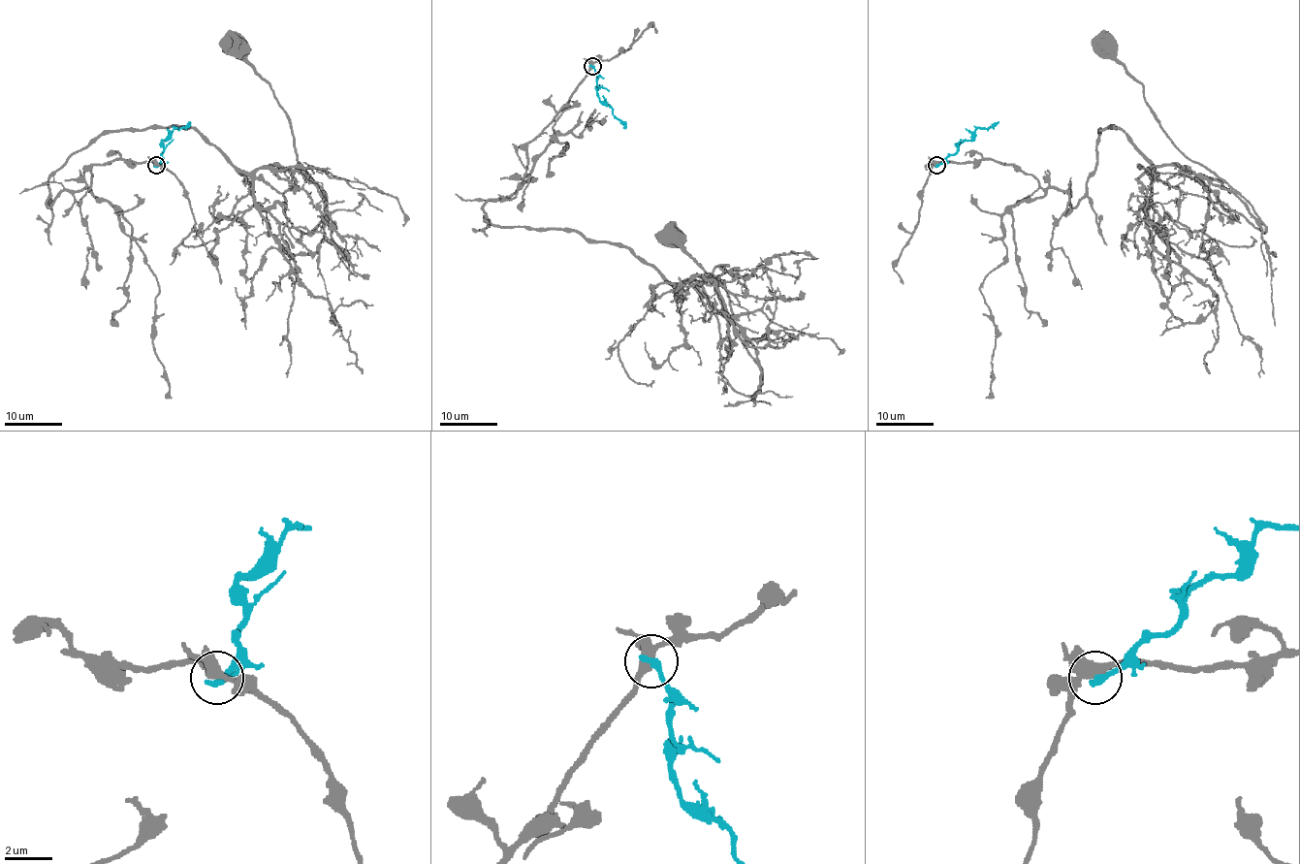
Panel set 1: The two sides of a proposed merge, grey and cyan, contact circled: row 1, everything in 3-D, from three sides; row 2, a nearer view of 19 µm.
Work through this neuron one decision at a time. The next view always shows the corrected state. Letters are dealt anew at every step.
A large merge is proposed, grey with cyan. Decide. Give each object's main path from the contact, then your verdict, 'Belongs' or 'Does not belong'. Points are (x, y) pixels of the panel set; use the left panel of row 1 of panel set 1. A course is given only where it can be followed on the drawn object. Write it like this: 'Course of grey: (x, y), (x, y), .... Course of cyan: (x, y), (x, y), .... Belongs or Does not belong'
Course of grey: (157, 165), (92, 165), (90, 188), (48, 208), (75, 153), (155, 127), (320, 189), (228, 30). Course of cyan: (157, 165), (161, 160), (161, 142), (174, 128), (183, 128), (190, 121). Does not belong

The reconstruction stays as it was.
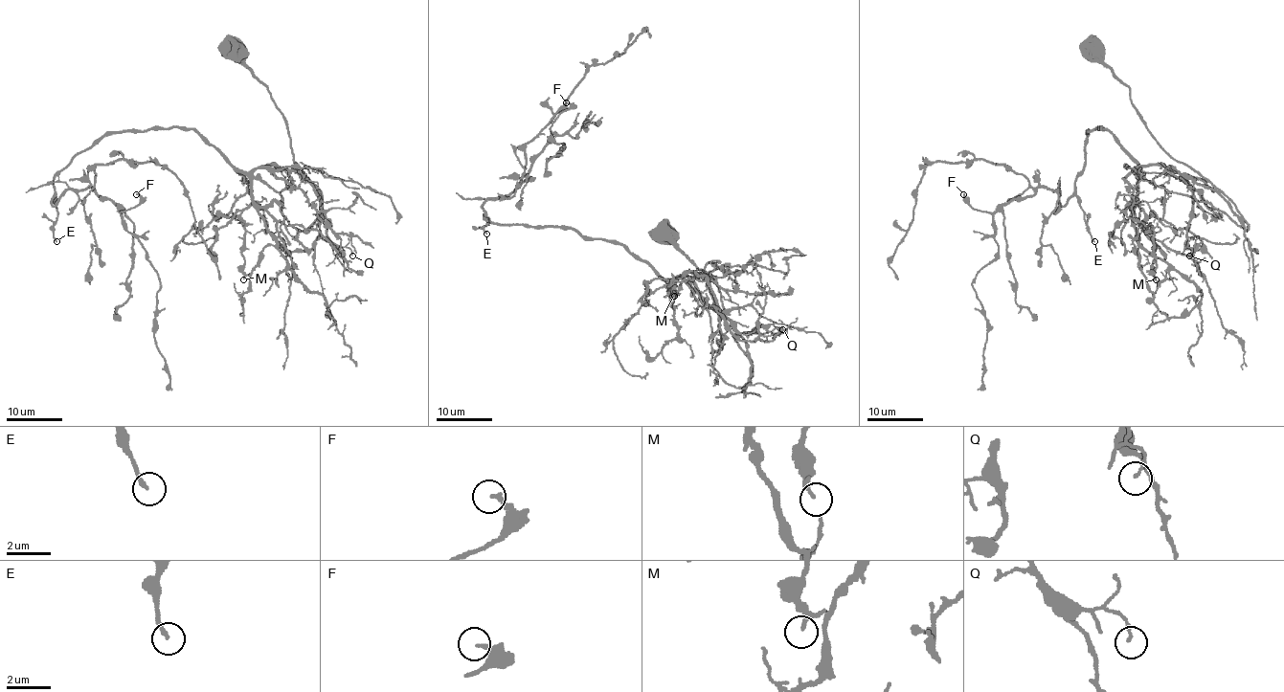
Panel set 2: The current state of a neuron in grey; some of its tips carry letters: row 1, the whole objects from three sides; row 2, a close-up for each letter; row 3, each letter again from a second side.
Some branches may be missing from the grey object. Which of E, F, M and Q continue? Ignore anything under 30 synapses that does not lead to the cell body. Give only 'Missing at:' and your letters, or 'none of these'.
Missing at: E

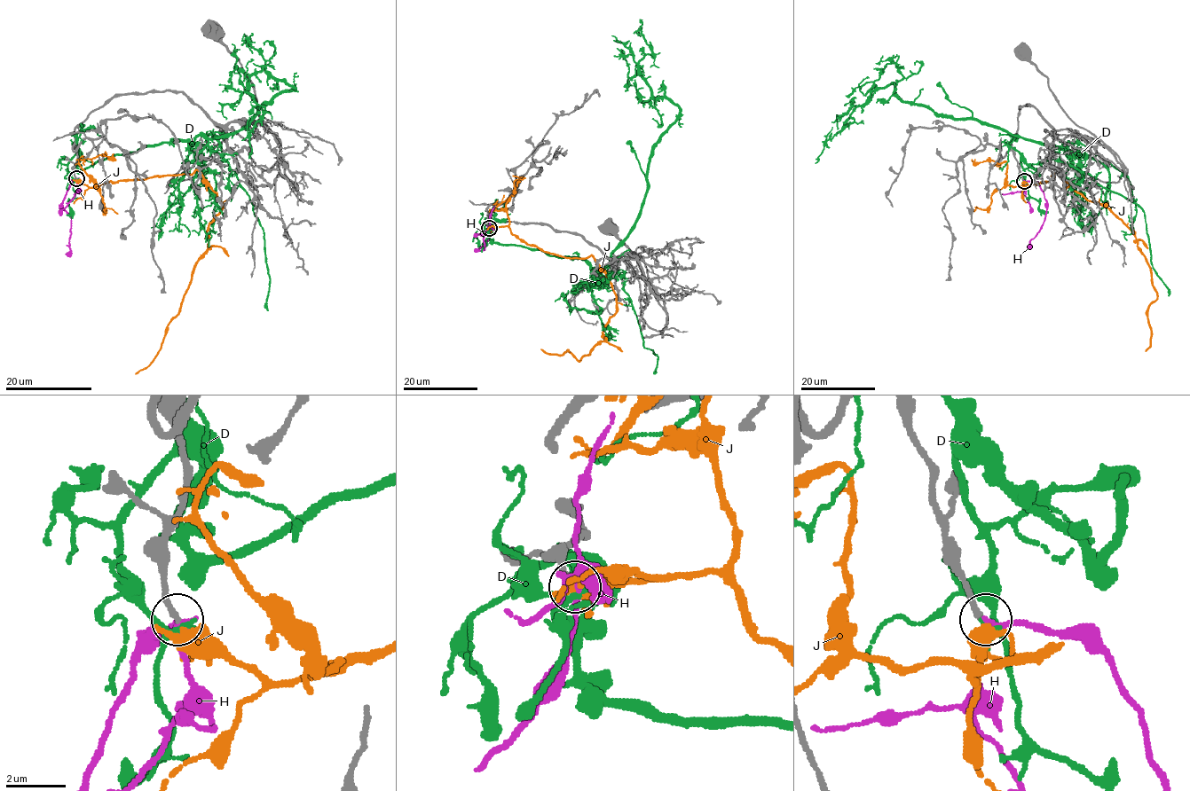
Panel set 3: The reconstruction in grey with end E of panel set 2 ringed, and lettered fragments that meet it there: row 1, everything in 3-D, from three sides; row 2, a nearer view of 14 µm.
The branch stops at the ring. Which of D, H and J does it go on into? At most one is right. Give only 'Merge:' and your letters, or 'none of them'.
Merge: H

